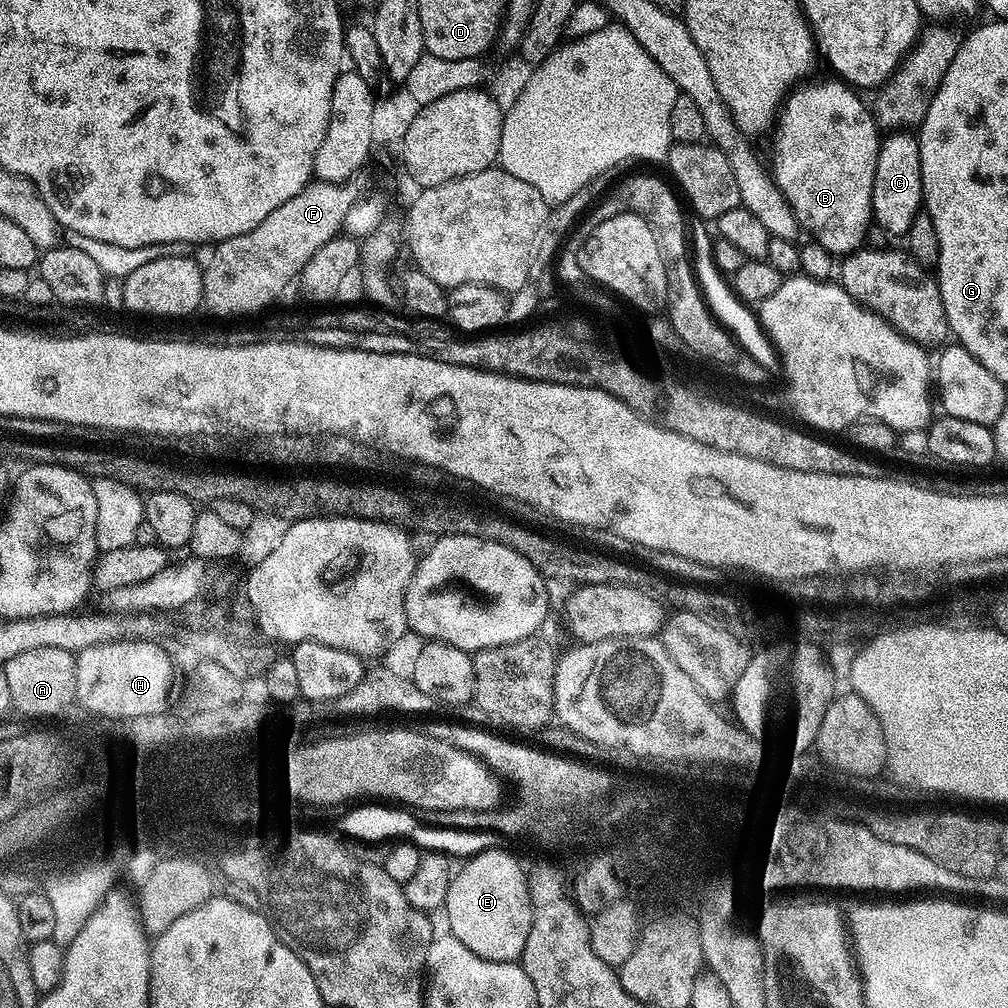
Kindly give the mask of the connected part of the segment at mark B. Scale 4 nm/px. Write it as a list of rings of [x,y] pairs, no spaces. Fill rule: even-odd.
[[[839,78],[832,80],[816,80],[813,84],[809,82],[801,83],[799,86],[789,91],[778,115],[774,120],[774,129],[776,133],[772,136],[772,164],[770,160],[770,175],[776,184],[780,187],[780,193],[789,203],[790,210],[796,216],[799,227],[804,232],[808,231],[815,243],[826,246],[833,254],[847,254],[855,252],[865,243],[868,236],[868,227],[873,227],[872,218],[872,191],[874,190],[874,170],[878,166],[878,150],[882,139],[881,129],[878,127],[876,118],[871,107],[868,108],[860,101],[861,93],[857,89],[847,85]]]

